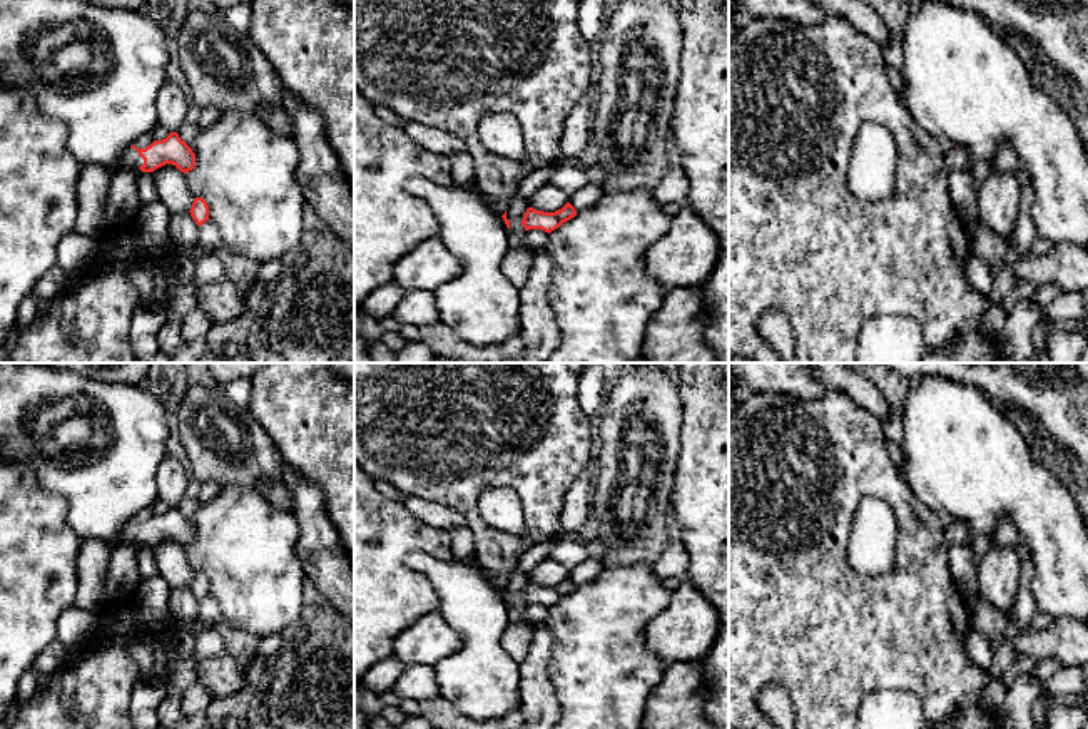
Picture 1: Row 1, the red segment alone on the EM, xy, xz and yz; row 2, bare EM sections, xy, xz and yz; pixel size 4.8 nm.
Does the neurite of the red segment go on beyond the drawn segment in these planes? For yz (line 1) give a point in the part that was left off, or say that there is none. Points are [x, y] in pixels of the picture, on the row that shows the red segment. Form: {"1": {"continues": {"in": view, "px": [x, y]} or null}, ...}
{"1": {"continues": null}}

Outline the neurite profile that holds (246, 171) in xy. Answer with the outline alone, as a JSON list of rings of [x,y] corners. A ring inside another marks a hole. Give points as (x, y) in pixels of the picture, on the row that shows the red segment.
[[[221,114],[221,117],[189,144],[196,154],[196,166],[186,172],[192,197],[202,197],[209,206],[209,221],[222,236],[224,246],[256,264],[281,259],[299,244],[304,216],[304,194],[296,179],[299,154],[296,142],[271,129],[261,117],[251,114]]]

